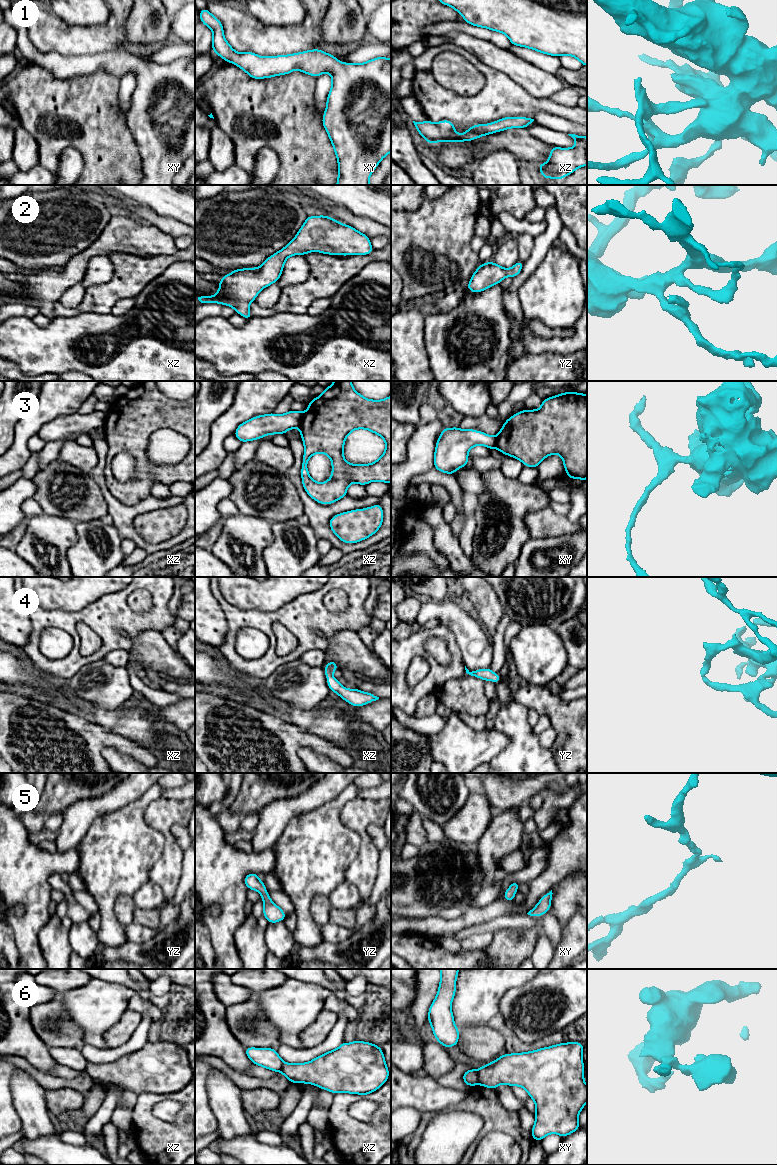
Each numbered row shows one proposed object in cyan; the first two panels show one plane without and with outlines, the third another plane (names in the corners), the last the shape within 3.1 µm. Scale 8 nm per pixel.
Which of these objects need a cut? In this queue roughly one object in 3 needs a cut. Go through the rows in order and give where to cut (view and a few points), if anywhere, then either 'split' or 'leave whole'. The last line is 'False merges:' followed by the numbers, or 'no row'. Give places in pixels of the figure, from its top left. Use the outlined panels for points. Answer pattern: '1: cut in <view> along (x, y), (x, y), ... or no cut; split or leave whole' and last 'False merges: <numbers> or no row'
1: no cut; leave whole
2: no cut; leave whole
3: cut in xz along (304, 413), (298, 426); split
4: no cut; leave whole
5: no cut; leave whole
6: cut in xy along (476, 1071), (479, 1083); split
False merges: 3, 6

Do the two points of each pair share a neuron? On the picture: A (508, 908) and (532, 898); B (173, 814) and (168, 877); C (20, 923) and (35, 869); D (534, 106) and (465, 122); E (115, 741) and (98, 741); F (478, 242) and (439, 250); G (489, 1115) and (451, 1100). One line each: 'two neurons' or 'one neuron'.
A: one neuron
B: one neuron
C: one neuron
D: one neuron
E: one neuron
F: two neurons
G: two neurons

